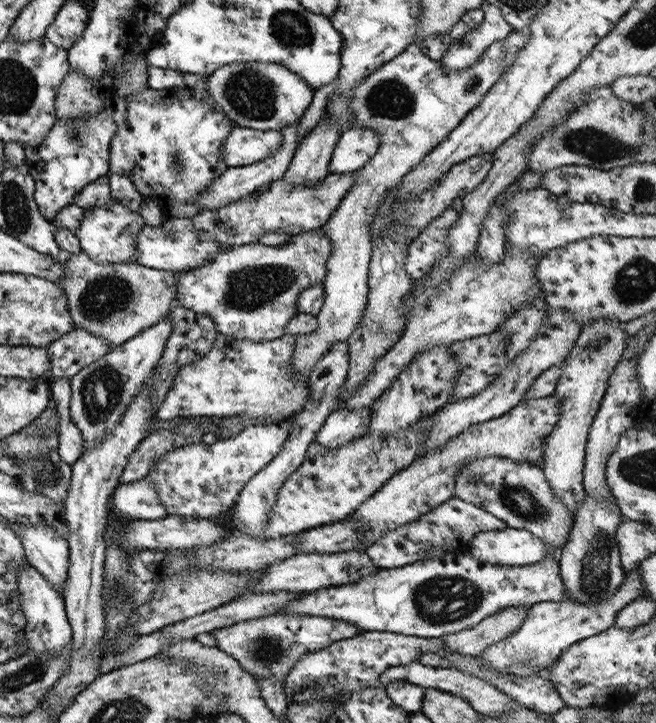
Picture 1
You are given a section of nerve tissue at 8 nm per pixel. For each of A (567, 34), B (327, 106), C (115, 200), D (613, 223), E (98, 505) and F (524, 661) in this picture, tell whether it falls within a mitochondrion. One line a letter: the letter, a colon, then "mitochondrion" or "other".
A: other
B: other
C: other
D: other
E: other
F: mitochondrion

